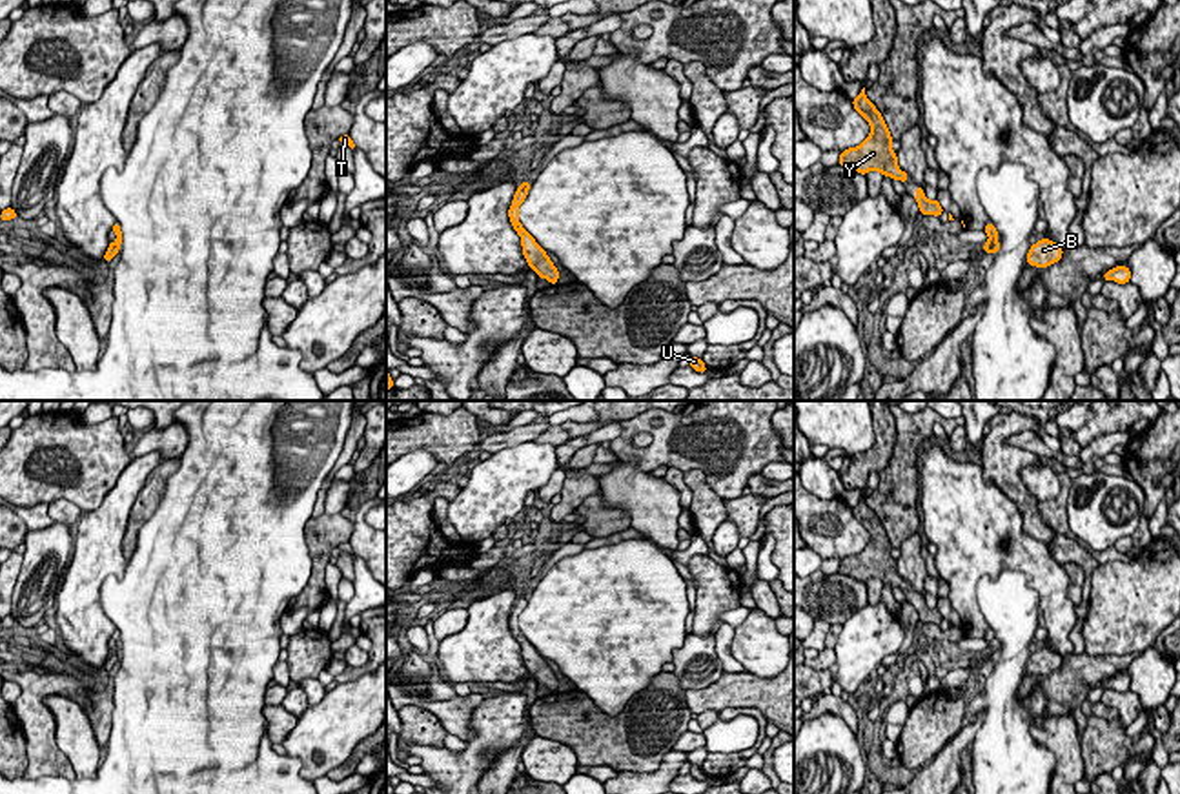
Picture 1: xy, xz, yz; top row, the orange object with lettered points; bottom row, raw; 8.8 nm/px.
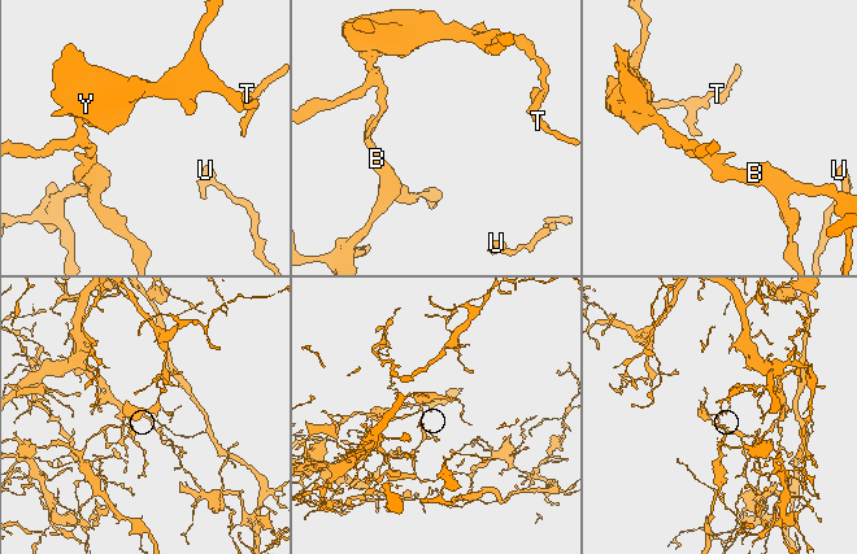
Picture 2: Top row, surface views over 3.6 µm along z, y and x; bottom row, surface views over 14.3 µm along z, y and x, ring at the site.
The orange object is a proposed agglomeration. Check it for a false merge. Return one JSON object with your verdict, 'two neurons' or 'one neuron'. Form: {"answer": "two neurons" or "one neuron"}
{"answer": "two neurons"}

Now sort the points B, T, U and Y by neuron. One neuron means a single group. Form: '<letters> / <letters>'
B / T U Y

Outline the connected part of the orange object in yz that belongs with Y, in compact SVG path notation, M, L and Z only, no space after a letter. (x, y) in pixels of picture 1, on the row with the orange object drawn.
M865 87L852 100L854 109L869 122L869 137L856 148L849 148L839 155L839 166L867 175L880 171L892 180L907 182L909 175L900 169L896 151L892 149L892 137L876 106L867 98Z

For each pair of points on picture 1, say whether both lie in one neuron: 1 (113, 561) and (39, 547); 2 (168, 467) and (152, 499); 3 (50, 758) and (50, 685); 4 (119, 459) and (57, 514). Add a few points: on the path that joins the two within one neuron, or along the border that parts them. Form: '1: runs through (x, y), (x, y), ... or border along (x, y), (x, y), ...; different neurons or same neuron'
1: border along (75, 534), (71, 547); different neurons
2: runs through (161, 474), (152, 492); same neuron
3: runs through (40, 740), (39, 703); same neuron
4: border along (48, 503), (68, 499), (82, 512); different neurons

